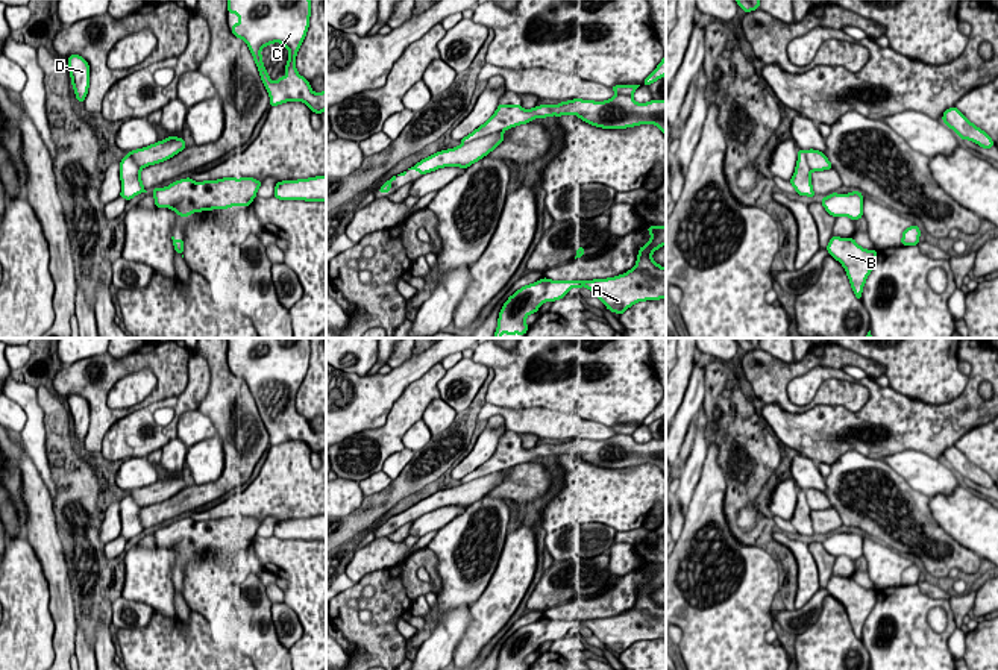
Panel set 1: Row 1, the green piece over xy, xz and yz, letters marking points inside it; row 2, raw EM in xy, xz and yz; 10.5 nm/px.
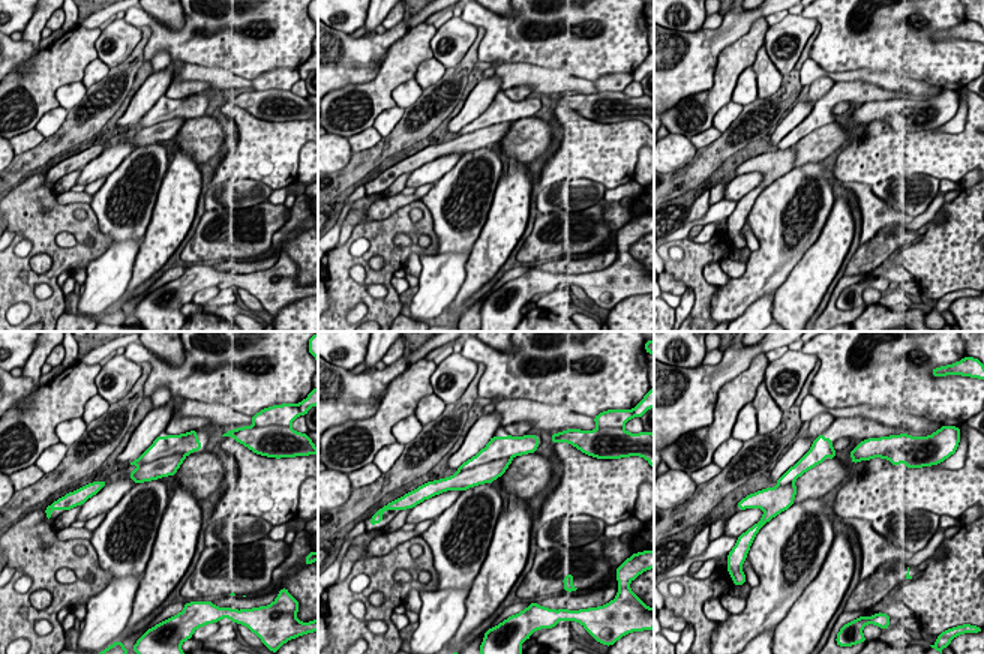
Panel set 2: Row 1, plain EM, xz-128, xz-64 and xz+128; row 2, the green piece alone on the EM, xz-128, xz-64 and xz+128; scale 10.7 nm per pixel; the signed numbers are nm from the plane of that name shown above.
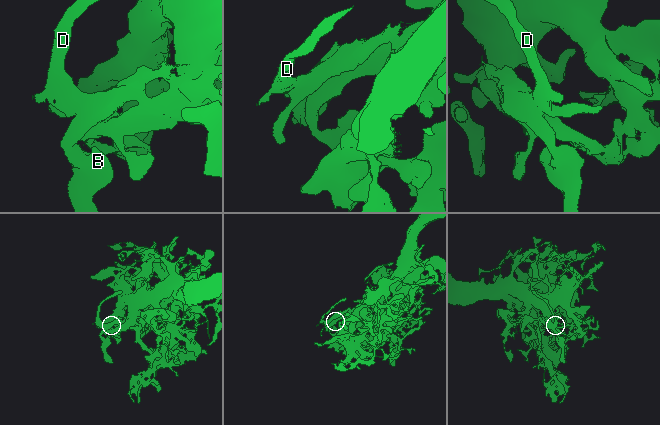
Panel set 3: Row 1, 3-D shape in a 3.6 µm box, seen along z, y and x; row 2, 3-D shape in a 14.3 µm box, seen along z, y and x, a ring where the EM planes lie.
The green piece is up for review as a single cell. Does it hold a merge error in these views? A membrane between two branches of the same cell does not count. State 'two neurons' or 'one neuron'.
two neurons

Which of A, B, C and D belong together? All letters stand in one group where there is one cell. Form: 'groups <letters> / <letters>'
groups A B C / D

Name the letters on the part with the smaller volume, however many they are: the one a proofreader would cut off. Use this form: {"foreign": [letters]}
{"foreign": ["D"]}

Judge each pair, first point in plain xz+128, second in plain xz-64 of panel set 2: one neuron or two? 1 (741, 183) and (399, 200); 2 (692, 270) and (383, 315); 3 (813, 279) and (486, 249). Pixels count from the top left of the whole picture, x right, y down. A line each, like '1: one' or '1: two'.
1: two
2: one
3: one

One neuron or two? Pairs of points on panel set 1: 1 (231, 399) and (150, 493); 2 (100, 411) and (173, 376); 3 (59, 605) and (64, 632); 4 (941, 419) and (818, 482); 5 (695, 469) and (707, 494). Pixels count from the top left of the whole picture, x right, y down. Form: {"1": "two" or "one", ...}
{"1": "one", "2": "one", "3": "one", "4": "two", "5": "two"}

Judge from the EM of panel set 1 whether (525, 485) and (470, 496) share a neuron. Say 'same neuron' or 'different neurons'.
same neuron

